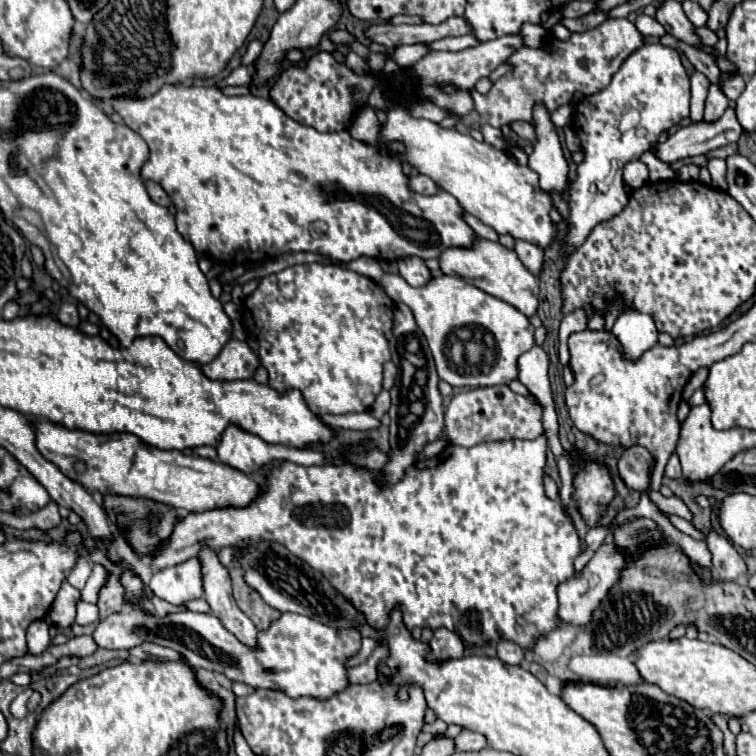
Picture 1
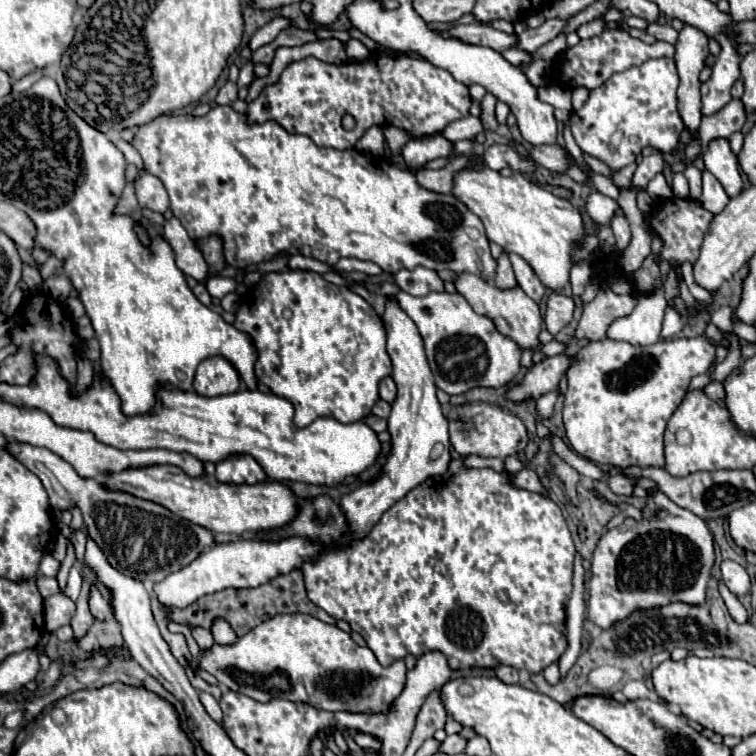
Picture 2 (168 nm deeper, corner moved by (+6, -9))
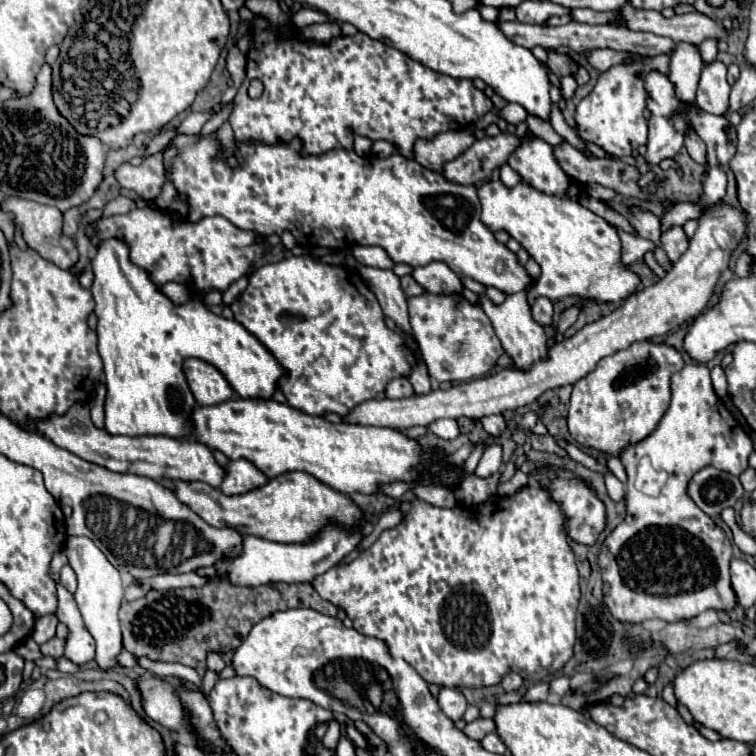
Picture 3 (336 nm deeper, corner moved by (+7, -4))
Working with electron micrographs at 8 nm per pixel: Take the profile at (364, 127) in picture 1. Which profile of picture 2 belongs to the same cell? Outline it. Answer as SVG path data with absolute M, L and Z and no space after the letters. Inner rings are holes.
M442 134L424 136L424 138L412 138L402 148L402 158L410 170L420 170L426 166L426 162L436 158L448 158L454 152L454 144L446 140Z

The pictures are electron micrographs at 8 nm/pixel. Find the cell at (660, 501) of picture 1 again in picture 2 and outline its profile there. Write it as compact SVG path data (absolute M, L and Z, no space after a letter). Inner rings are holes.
M612 468L610 470L610 478L608 478L608 484L612 488L612 492L616 494L624 494L624 496L630 496L632 494L632 488L634 488L634 478L628 478L628 476L622 476L618 472L618 468Z

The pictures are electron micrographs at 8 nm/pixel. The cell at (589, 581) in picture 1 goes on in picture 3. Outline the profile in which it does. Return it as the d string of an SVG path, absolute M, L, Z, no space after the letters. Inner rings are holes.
M689 363L675 373L671 377L671 391L671 405L653 435L627 447L621 455L621 463L629 475L625 497L627 515L605 537L599 553L605 583L603 603L609 613L623 623L691 619L707 609L731 609L735 605L735 595L729 587L731 543L723 529L715 525L685 491L693 473L705 465L741 475L749 465L749 455L755 451L753 441L725 405L719 403L705 365ZM641 457L649 457L655 471L667 473L657 493L649 495L635 489Z

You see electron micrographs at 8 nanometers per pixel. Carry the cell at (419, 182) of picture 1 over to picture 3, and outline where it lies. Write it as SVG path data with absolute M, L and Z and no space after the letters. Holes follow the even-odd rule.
M501 133L497 137L483 137L475 141L459 157L447 161L443 165L441 175L449 183L475 185L483 179L489 179L491 171L495 167L501 167L507 161L507 157L517 149L517 143L521 141L515 135L507 135L507 133Z

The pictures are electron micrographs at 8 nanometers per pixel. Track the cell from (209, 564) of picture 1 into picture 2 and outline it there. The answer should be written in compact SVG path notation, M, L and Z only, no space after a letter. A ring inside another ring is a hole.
M218 618L218 620L214 622L214 626L212 626L212 636L214 636L214 640L216 640L218 644L234 644L234 642L236 642L234 630L232 630L230 624L228 624L226 620L222 620L222 618Z

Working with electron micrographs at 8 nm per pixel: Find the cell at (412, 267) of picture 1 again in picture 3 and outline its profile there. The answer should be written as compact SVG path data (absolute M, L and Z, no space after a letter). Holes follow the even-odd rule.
M433 261L429 265L415 267L411 275L427 293L451 295L451 293L461 291L461 279L441 261Z

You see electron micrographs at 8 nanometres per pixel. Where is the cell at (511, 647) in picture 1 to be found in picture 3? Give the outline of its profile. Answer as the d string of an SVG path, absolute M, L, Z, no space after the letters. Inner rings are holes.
M507 673L507 675L503 677L501 685L503 685L505 691L513 691L513 689L519 689L519 687L523 685L523 679L521 679L519 673Z

